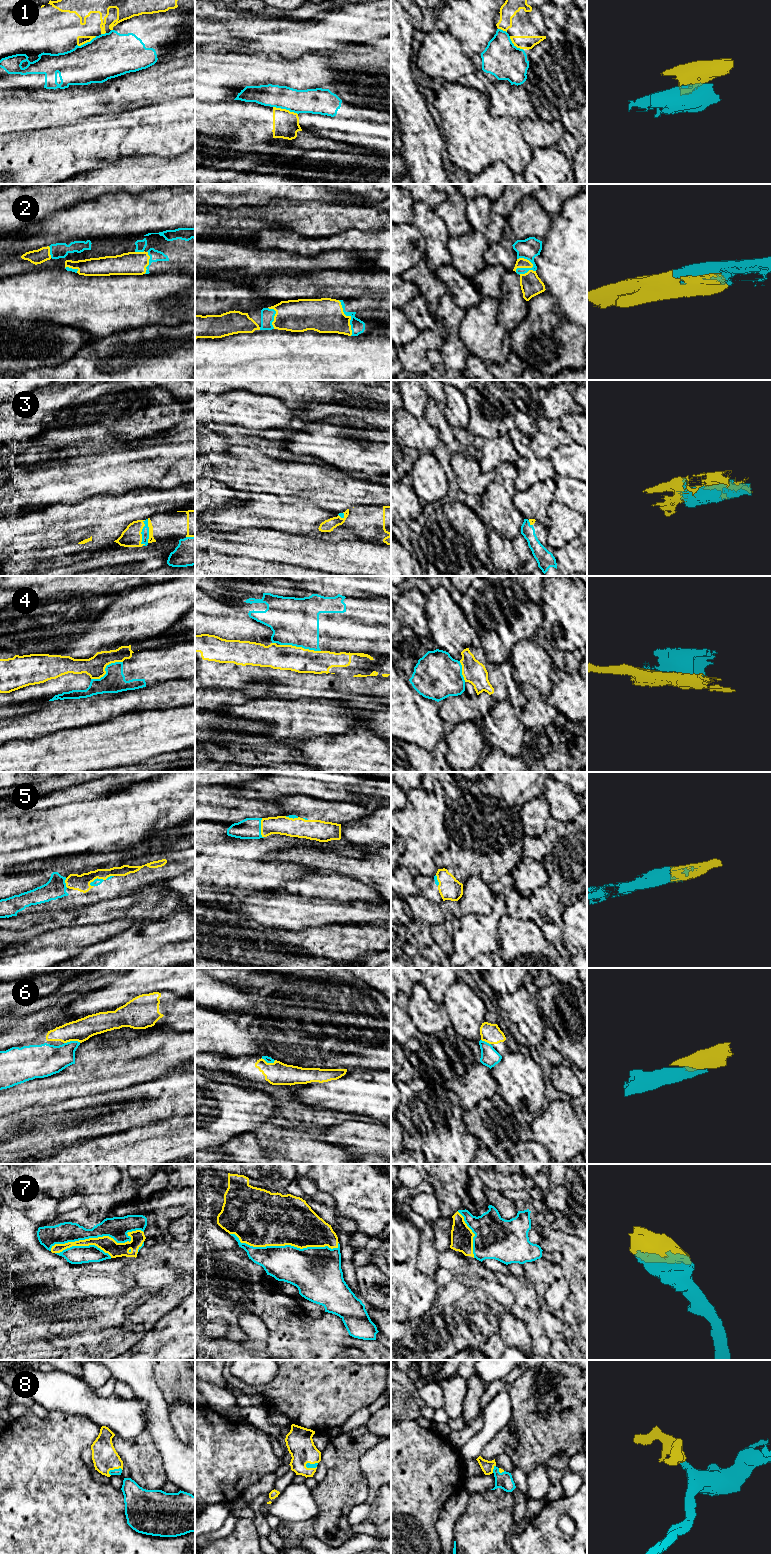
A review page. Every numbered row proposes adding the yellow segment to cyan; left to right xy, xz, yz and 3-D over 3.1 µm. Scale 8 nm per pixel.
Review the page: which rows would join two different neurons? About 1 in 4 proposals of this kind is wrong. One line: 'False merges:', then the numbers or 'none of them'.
False merges: 1, 4

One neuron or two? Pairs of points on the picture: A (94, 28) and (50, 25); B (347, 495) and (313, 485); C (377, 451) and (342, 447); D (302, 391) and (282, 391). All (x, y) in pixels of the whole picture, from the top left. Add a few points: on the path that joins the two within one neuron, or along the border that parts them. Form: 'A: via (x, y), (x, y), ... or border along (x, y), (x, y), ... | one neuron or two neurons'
A: via (83, 27), (61, 26) | one neuron
B: via (339, 491), (321, 485) | one neuron
C: via (368, 452), (351, 452) | one neuron
D: via (297, 391), (287, 391) | one neuron

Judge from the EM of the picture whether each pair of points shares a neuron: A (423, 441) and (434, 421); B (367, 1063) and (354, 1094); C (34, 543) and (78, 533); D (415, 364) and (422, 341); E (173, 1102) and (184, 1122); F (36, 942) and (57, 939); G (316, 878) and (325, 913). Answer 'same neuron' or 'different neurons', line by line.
A: different neurons
B: different neurons
C: same neuron
D: same neuron
E: different neurons
F: same neuron
G: different neurons

